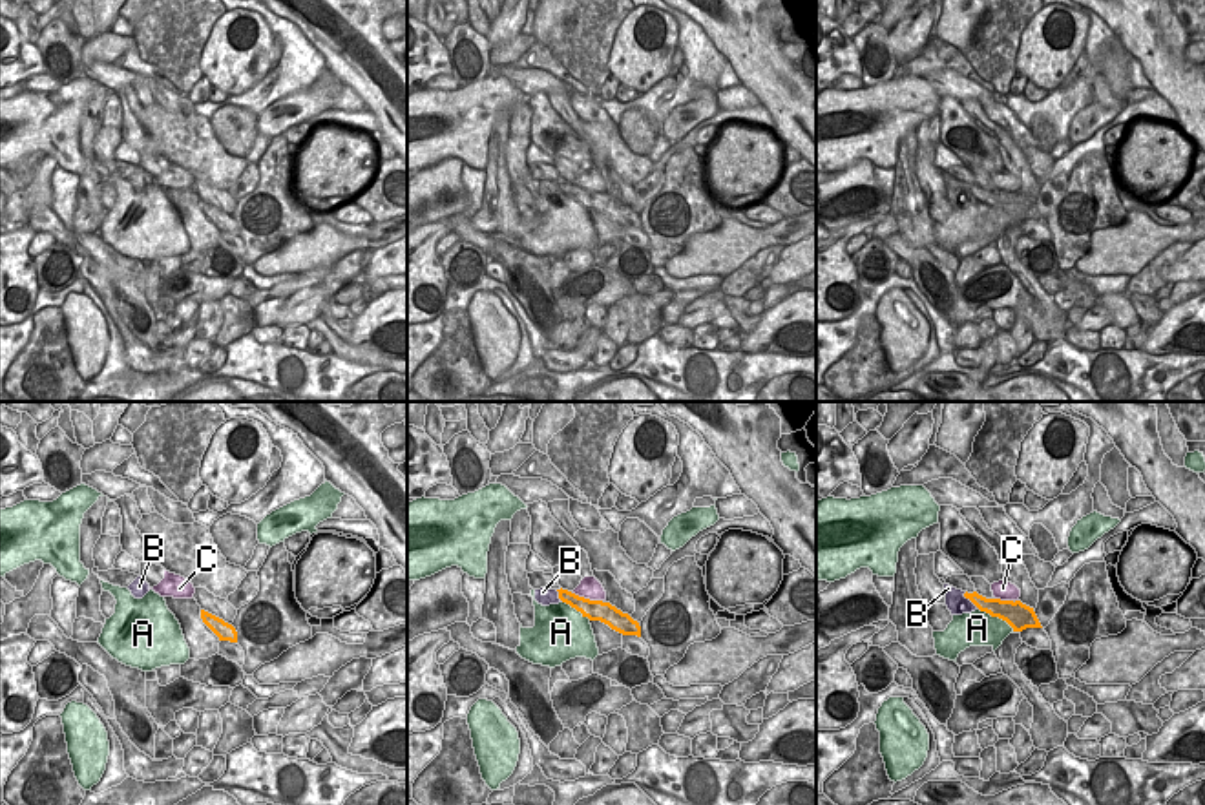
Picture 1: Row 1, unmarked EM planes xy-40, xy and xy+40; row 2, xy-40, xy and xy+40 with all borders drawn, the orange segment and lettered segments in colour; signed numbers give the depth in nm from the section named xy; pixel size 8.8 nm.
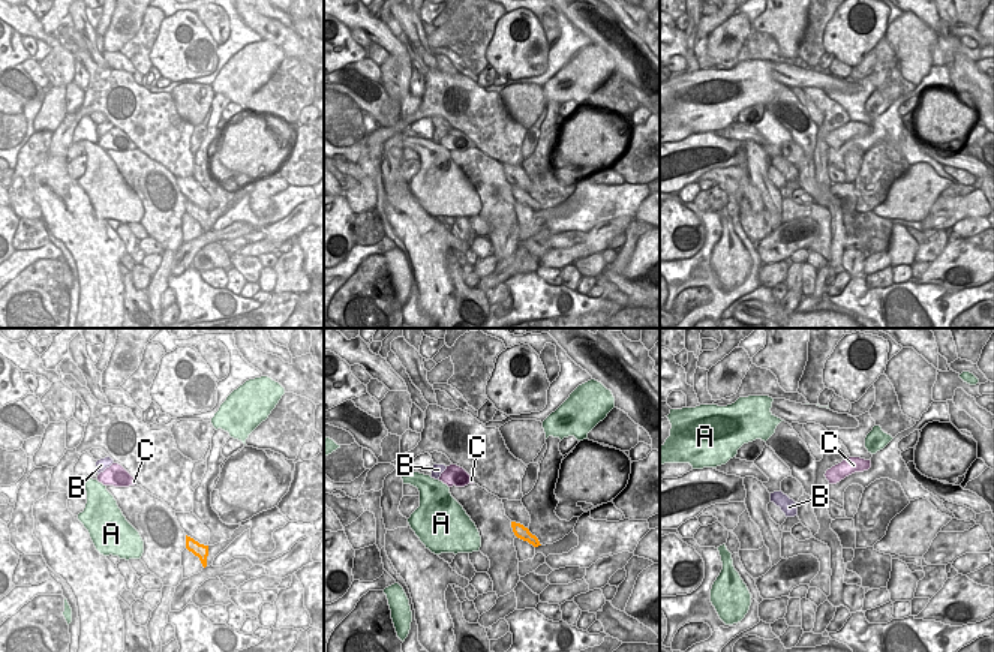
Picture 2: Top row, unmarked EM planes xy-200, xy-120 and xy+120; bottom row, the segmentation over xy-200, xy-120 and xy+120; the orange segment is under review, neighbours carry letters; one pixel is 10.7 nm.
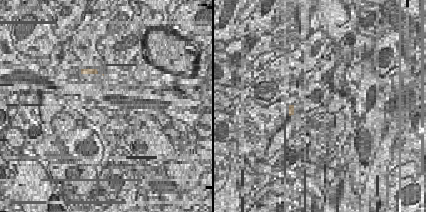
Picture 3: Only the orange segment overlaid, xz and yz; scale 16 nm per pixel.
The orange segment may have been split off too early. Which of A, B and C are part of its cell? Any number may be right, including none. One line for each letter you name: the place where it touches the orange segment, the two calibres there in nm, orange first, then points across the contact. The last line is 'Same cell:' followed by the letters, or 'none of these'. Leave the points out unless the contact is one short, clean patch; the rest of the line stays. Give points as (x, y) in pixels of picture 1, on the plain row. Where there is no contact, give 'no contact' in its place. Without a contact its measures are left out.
Same cell: none of these

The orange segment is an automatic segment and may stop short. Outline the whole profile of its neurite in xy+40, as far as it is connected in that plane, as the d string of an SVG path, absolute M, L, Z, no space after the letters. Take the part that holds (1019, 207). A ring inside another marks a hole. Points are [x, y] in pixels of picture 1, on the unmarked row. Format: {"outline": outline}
{"outline": "M964 184L980 203L990 204L991 208L999 208L1006 212L1013 223L1022 223L1026 219L1043 219L1033 199L1022 195L1021 192L1001 192L1001 190L986 190L973 184Z"}

